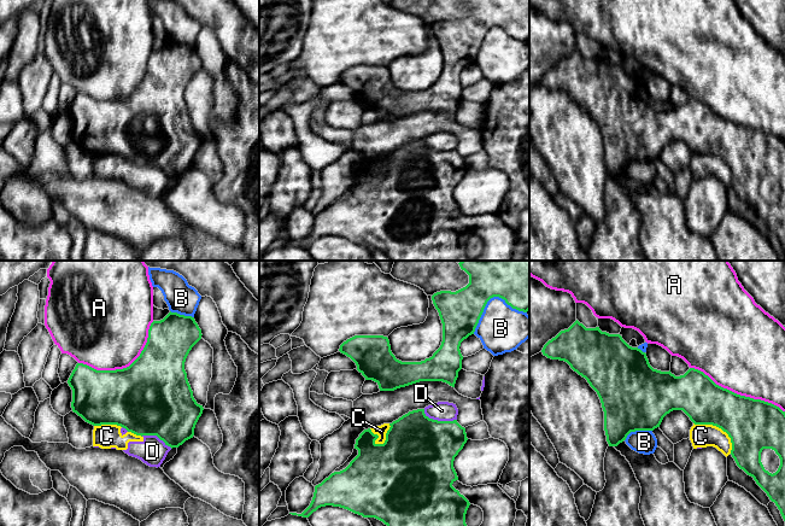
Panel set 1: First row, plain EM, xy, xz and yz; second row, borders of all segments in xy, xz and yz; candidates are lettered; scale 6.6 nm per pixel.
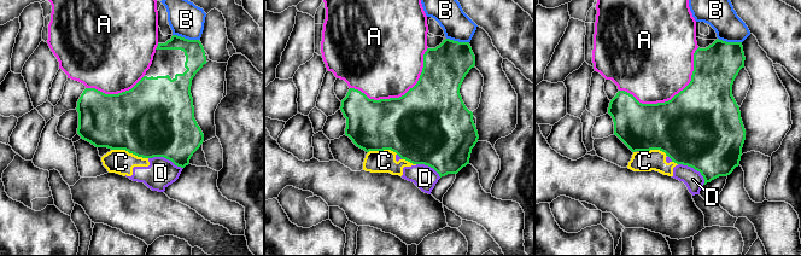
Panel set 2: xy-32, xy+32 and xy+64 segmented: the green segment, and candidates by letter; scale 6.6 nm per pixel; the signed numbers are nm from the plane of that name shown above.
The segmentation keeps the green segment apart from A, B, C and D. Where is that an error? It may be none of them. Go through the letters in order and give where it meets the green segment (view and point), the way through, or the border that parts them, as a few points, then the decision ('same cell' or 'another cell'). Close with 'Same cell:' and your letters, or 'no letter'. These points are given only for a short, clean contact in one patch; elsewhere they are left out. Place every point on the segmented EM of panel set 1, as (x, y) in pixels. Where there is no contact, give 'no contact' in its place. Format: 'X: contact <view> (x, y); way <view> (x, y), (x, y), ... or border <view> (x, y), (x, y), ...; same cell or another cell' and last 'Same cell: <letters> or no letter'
A: contact xy (127, 367); another cell
B: contact xz (491, 297); another cell
C: contact yz (720, 427); another cell
D: contact xz (439, 421); another cell
Same cell: no letter

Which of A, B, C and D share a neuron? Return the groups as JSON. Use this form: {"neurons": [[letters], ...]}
{"neurons": [["A"], ["B"], ["C", "D"]]}

